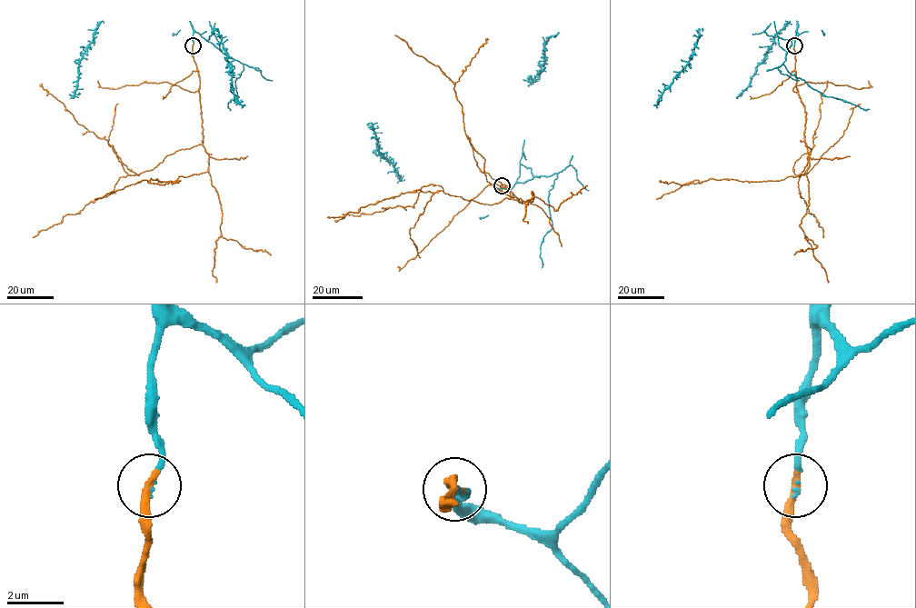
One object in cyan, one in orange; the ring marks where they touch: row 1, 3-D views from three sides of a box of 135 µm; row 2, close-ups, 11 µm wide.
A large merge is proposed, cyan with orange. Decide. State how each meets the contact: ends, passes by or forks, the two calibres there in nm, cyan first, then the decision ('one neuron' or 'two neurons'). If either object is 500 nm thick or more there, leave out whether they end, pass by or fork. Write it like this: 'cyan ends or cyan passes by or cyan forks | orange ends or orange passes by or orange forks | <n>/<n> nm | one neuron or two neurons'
cyan ends | orange ends | 160/340 nm | one neuron

